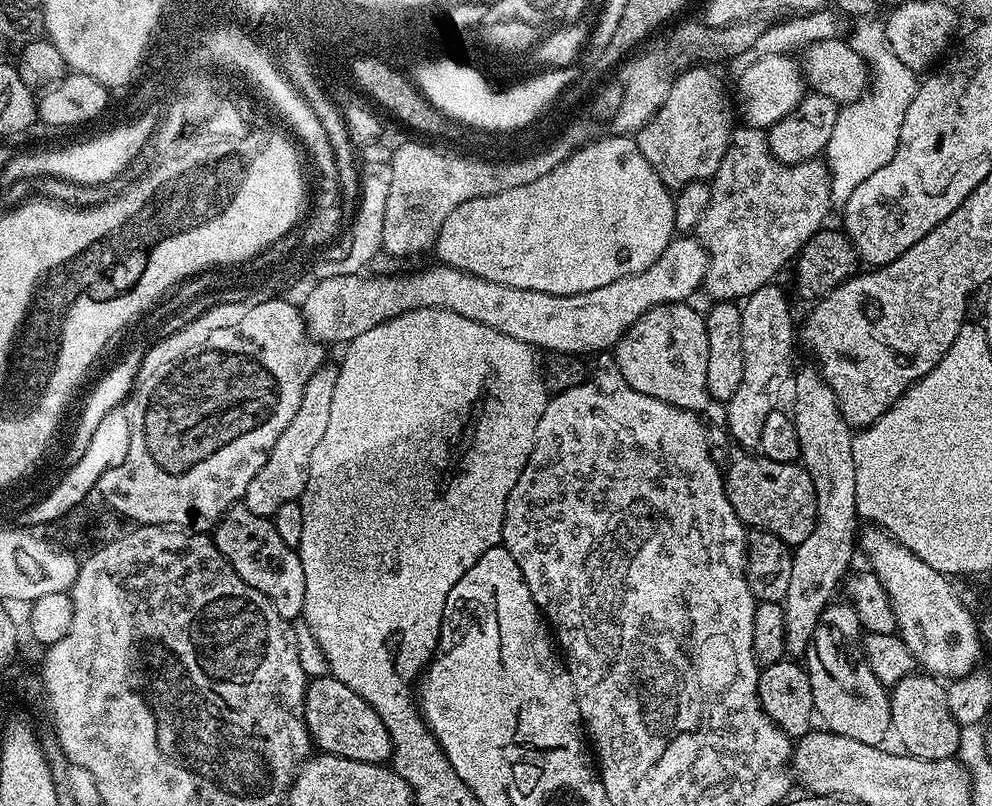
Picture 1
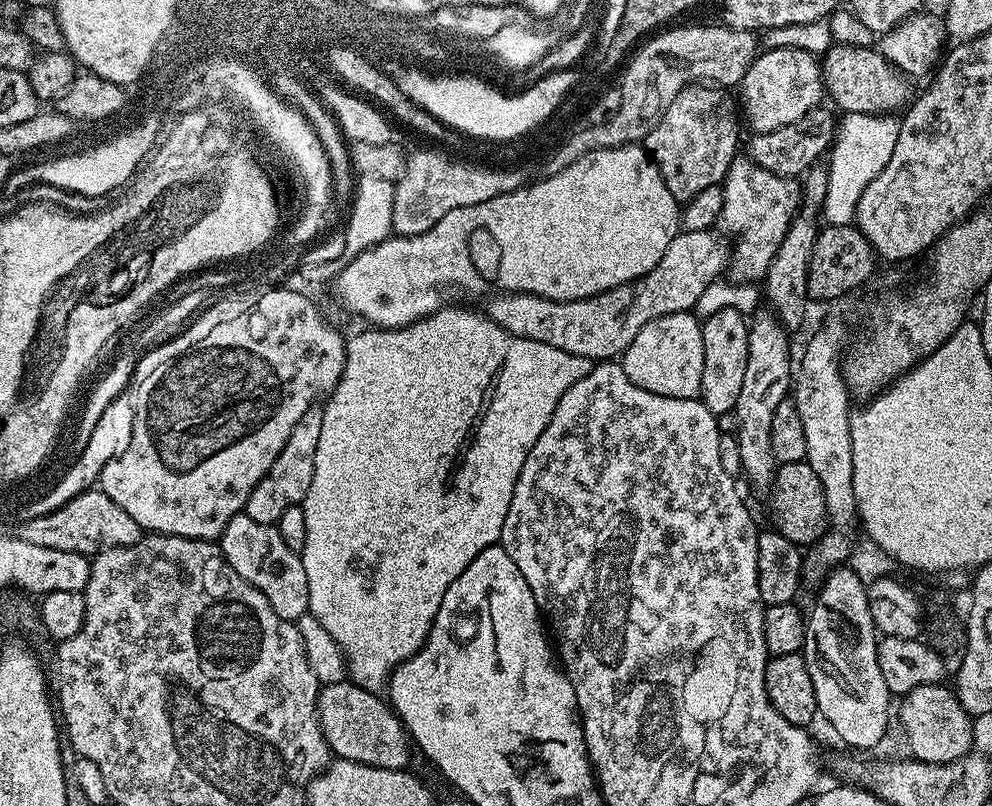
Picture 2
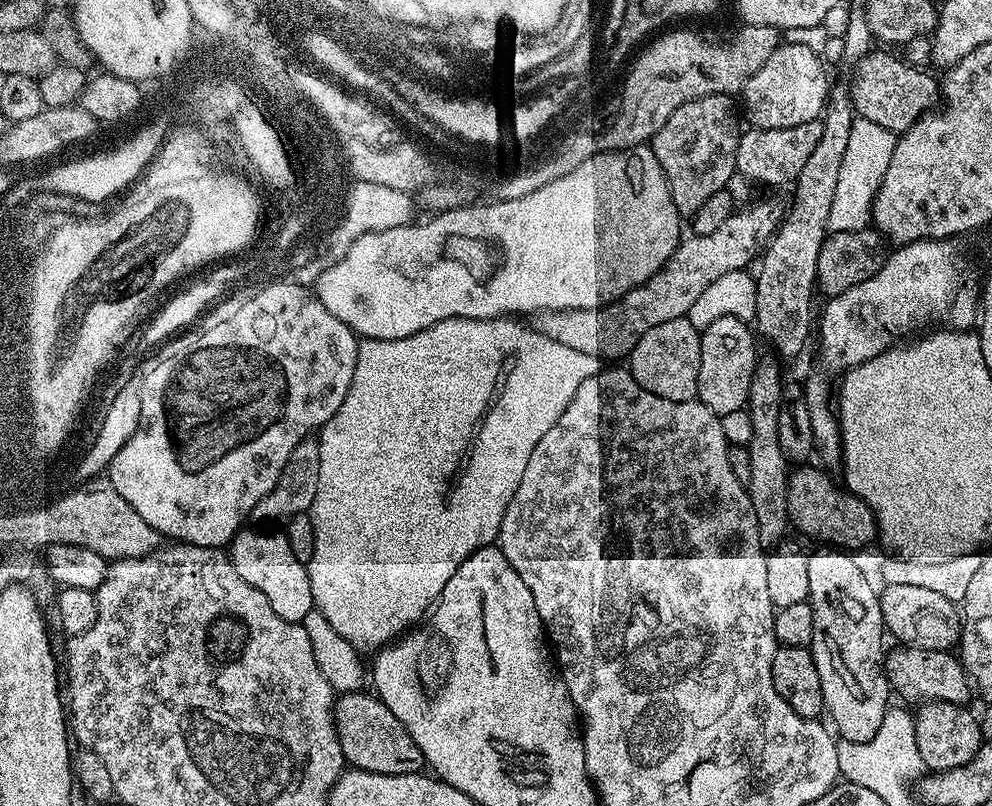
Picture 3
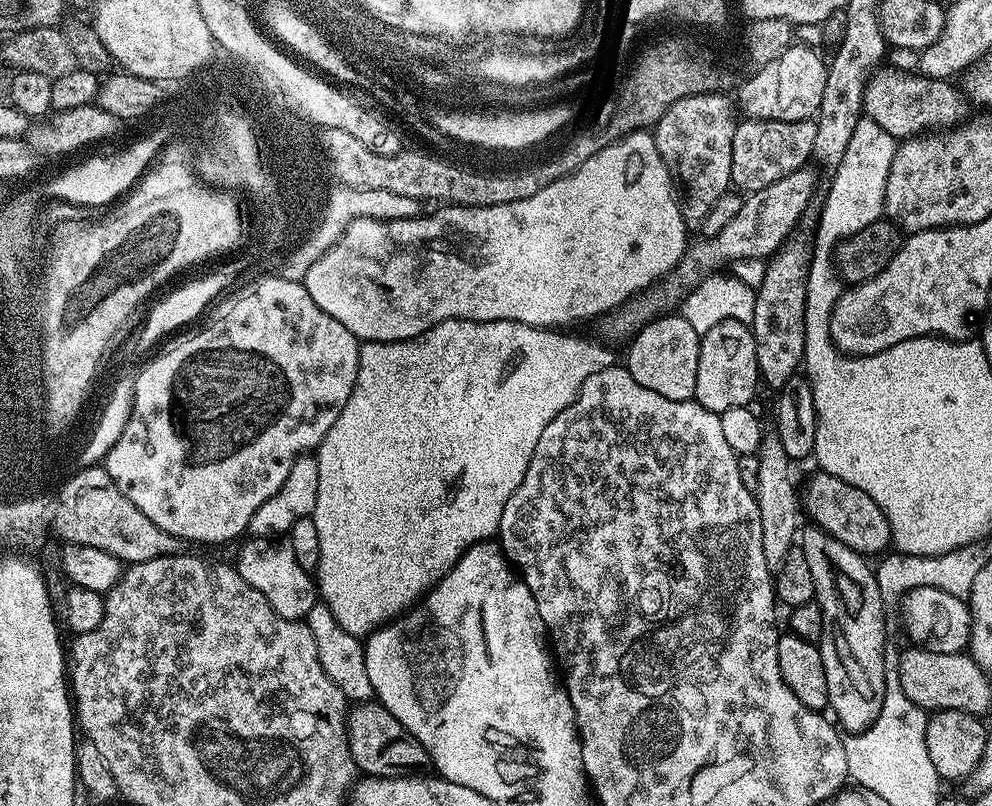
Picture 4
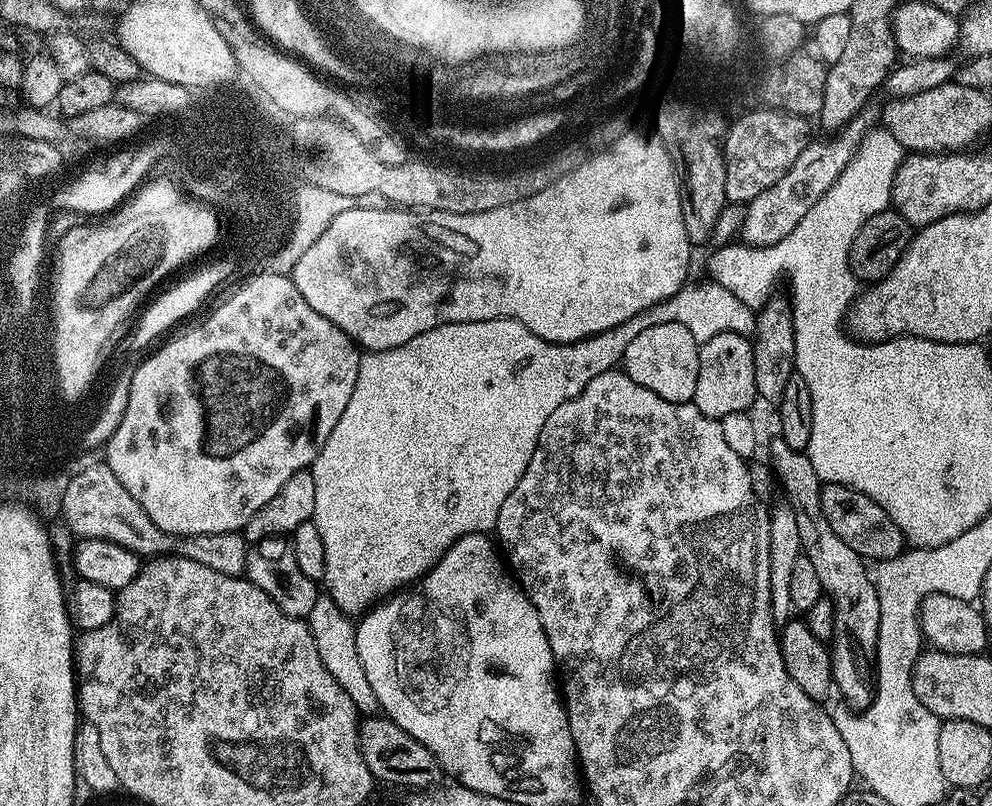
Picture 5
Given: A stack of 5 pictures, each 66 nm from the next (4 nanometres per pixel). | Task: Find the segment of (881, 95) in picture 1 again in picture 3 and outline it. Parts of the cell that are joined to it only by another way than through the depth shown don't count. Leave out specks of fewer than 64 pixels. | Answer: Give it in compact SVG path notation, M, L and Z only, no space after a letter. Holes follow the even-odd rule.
M853 119L850 142L846 142L846 155L842 158L842 166L838 166L838 184L834 186L834 198L830 202L829 233L869 227L872 200L880 189L886 166L890 166L890 154L894 154L897 139L897 133L878 126L878 122Z

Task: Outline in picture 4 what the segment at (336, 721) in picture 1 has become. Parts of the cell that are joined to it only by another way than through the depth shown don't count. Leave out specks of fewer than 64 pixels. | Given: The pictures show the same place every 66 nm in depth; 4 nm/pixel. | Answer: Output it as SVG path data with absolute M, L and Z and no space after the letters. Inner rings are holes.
M360 702L348 713L348 741L357 769L364 776L382 778L420 777L429 771L426 746L414 738L379 702Z

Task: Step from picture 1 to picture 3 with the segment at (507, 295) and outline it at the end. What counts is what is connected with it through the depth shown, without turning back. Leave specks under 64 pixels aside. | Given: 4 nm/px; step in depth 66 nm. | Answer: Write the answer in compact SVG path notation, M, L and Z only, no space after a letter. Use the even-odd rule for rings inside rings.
M764 200L756 203L753 207L746 206L734 210L730 218L726 218L714 230L714 234L705 236L689 235L681 239L680 245L674 250L674 254L661 266L659 270L651 276L644 284L629 290L625 296L619 300L613 300L612 303L604 305L602 308L591 308L590 310L566 310L565 312L541 312L535 317L534 327L537 332L546 334L546 338L554 338L556 342L562 342L564 346L574 346L574 350L586 350L588 354L594 354L599 357L601 354L608 362L620 362L620 359L631 357L632 347L654 326L662 322L670 322L687 317L696 298L700 296L702 290L716 278L728 274L728 272L745 269L752 258L754 252L757 252L767 245L768 241L775 235L779 227L780 213L770 201Z

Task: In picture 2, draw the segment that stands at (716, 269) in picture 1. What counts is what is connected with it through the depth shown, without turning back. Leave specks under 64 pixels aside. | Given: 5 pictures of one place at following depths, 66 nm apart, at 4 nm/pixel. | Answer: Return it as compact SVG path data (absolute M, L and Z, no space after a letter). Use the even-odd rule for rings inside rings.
M738 154L732 159L732 164L728 168L728 172L724 175L724 183L722 185L724 190L724 197L722 198L722 210L720 211L720 219L718 221L718 228L721 233L729 232L730 235L736 236L736 246L734 242L734 251L731 253L730 259L727 263L727 275L736 282L760 282L764 277L768 275L768 267L770 262L774 262L774 254L778 254L778 246L782 246L782 238L786 238L786 234L790 230L792 220L796 216L796 213L800 210L802 203L802 188L795 179L779 176L774 174L770 170L766 170L762 166L758 166L752 161L752 157L747 154Z

